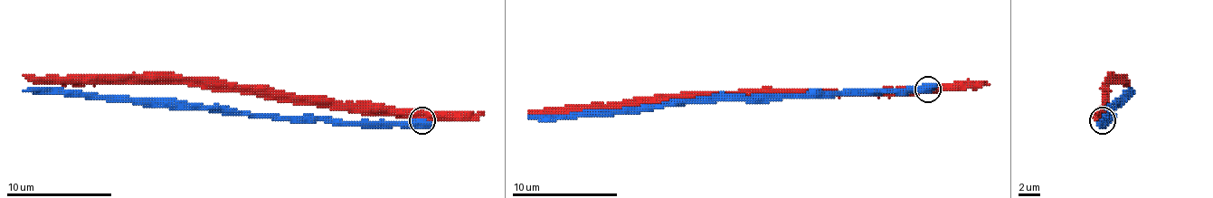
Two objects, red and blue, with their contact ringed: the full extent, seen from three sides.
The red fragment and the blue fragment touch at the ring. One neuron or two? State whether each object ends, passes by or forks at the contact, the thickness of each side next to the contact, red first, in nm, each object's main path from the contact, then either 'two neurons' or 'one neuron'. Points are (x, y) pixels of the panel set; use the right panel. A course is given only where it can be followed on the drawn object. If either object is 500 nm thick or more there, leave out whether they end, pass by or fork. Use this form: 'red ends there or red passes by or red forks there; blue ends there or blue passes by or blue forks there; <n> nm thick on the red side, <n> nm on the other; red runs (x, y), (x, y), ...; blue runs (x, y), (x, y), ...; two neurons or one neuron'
500 nm thick on the red side, 700 nm on the other; red runs (1103, 119), (1108, 86), (1126, 75); blue runs (1103, 119), (1108, 119), (1132, 93), (1129, 90); two neurons

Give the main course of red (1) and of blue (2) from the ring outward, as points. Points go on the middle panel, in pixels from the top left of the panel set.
1: (928, 89), (695, 95), (678, 100), (565, 105), (528, 113)
2: (928, 89), (781, 95), (713, 102), (676, 102), (568, 118), (528, 116)

